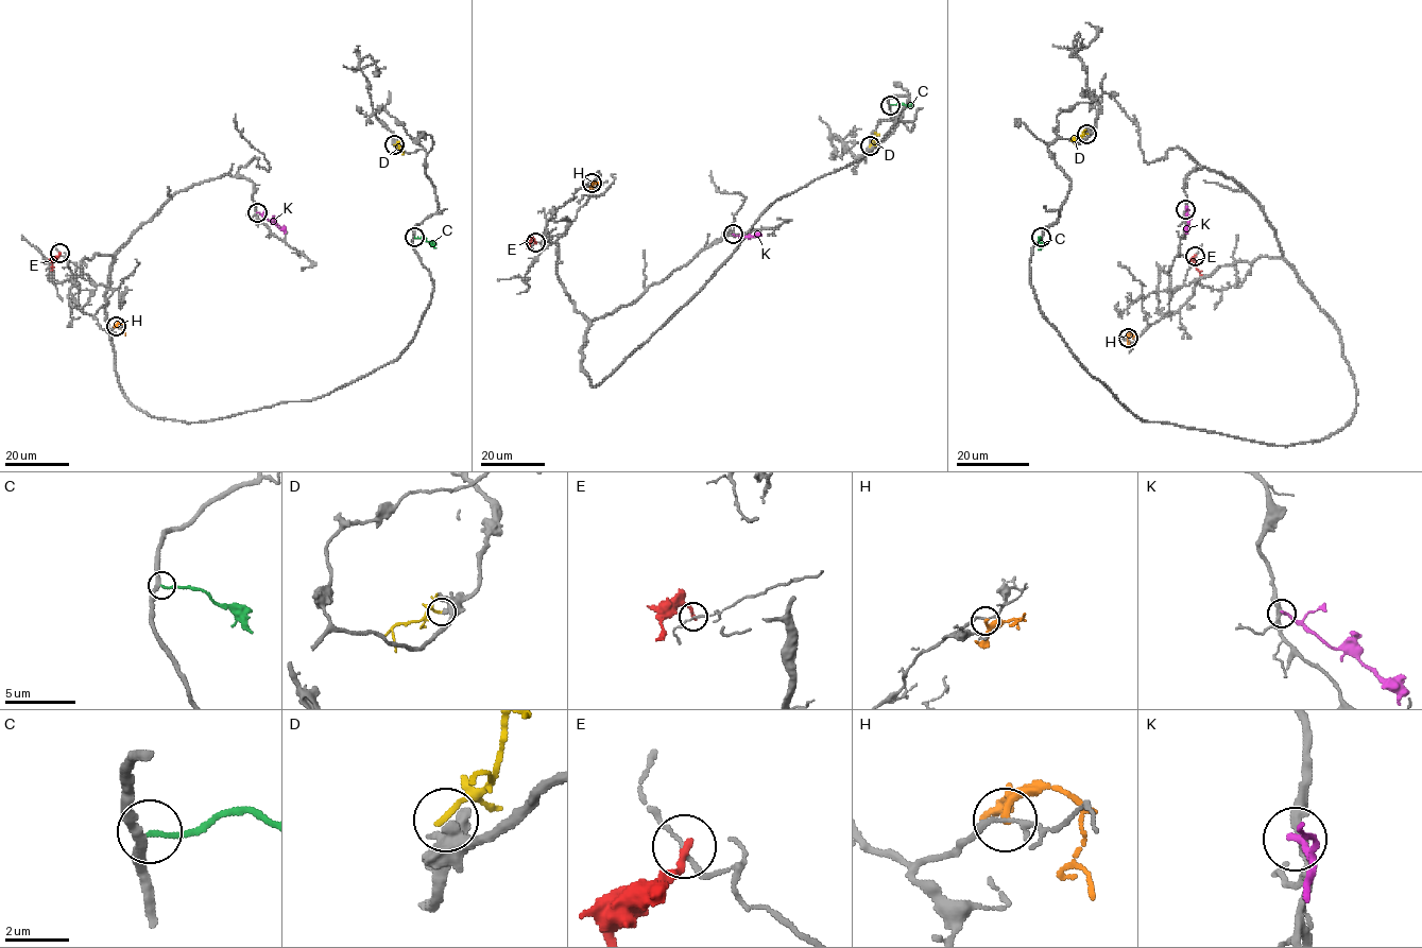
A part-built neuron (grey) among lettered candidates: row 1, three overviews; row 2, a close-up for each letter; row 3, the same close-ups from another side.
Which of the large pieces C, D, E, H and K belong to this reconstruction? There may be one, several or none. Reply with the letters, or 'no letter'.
no letter

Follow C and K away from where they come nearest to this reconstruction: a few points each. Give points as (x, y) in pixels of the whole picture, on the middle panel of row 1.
C: (891, 105), (911, 104)
K: (732, 235), (754, 237), (761, 234)

